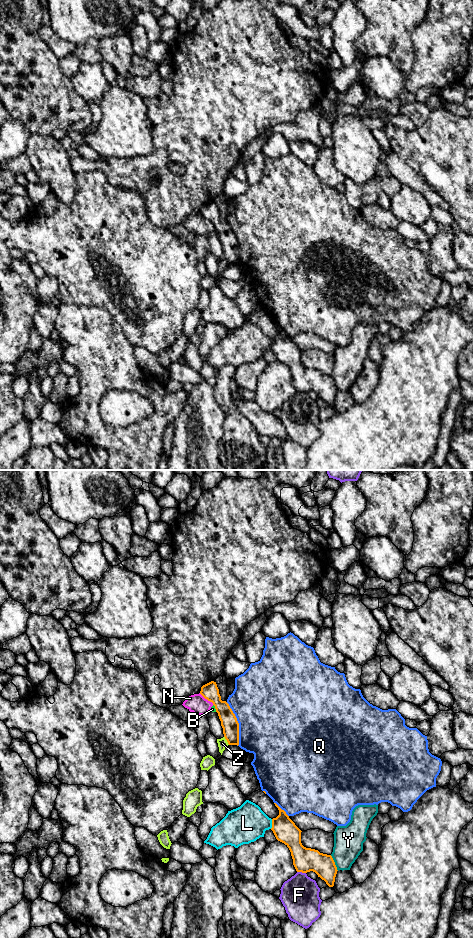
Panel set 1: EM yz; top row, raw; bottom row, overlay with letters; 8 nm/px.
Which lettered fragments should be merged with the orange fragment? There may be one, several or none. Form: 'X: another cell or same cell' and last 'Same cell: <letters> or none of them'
B: another cell
F: another cell
L: another cell
N: another cell
Q: another cell
Y: another cell
Z: another cell
Same cell: none of them

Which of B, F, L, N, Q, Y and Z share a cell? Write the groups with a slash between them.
B N / F / L / Q / Y / Z

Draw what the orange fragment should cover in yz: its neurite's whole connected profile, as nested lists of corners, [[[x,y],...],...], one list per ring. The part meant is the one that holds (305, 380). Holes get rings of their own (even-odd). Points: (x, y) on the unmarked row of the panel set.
[[[276,323],[279,335],[272,339],[272,348],[276,359],[290,370],[293,385],[297,392],[315,392],[329,407],[334,406],[337,387],[331,375],[306,368],[301,363],[301,350]]]

